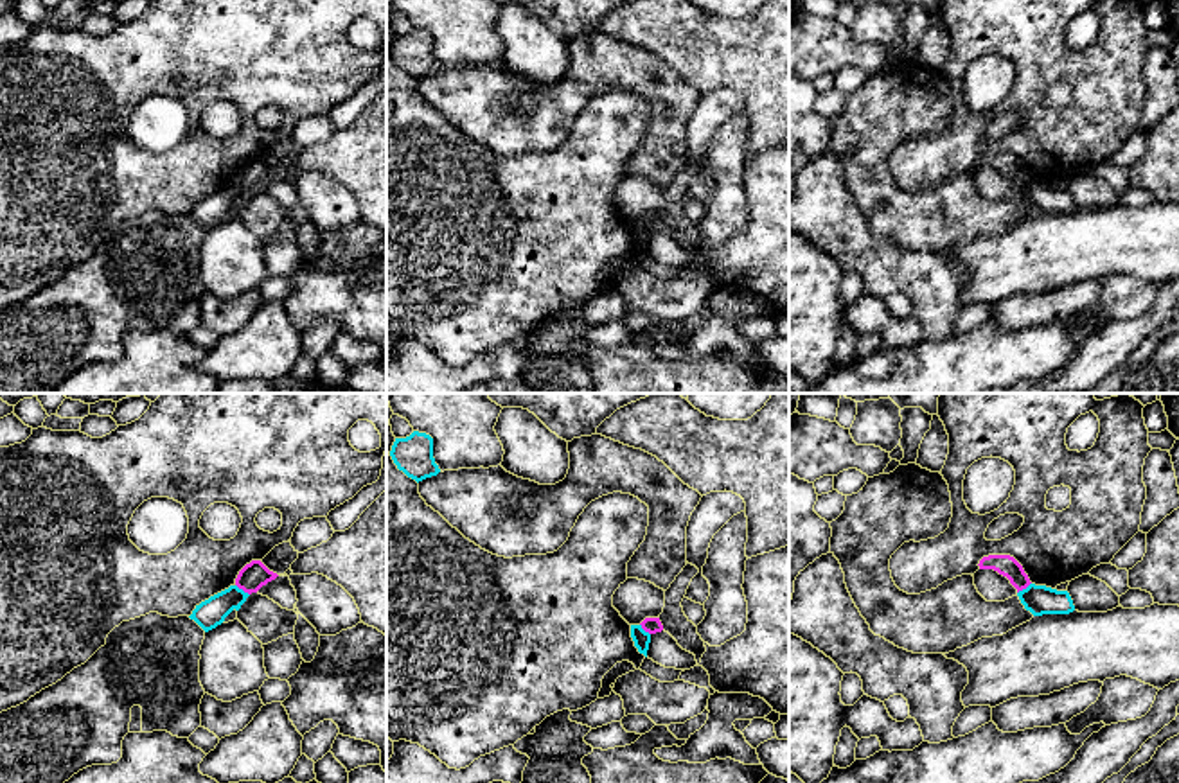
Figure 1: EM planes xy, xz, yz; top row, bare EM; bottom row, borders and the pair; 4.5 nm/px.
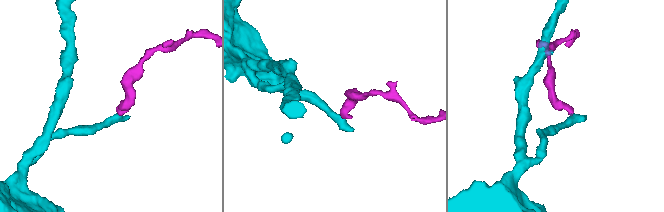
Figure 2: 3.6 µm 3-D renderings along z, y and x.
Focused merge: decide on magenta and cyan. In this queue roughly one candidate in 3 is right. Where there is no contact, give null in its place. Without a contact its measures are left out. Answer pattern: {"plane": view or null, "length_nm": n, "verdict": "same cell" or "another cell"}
{"plane": "xy", "length_nm": 80, "verdict": "another cell"}

